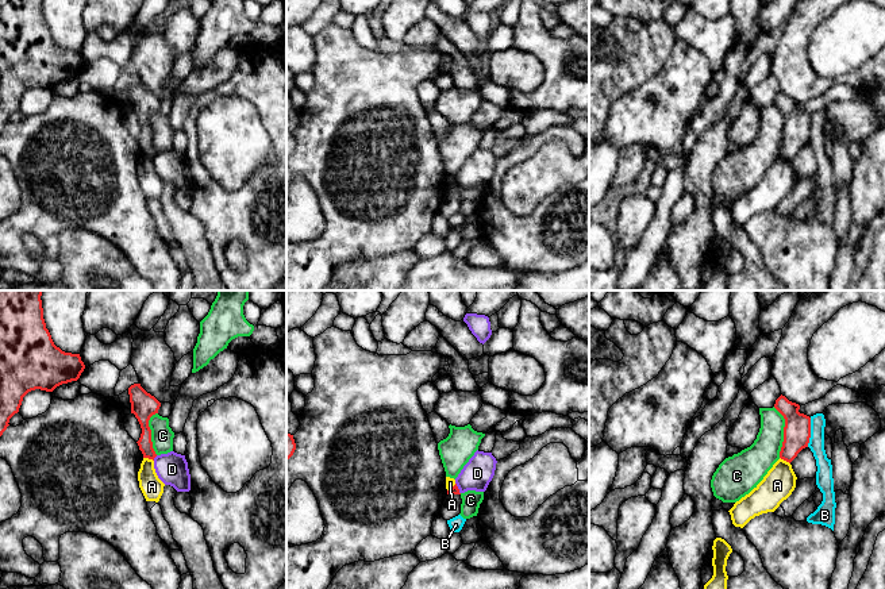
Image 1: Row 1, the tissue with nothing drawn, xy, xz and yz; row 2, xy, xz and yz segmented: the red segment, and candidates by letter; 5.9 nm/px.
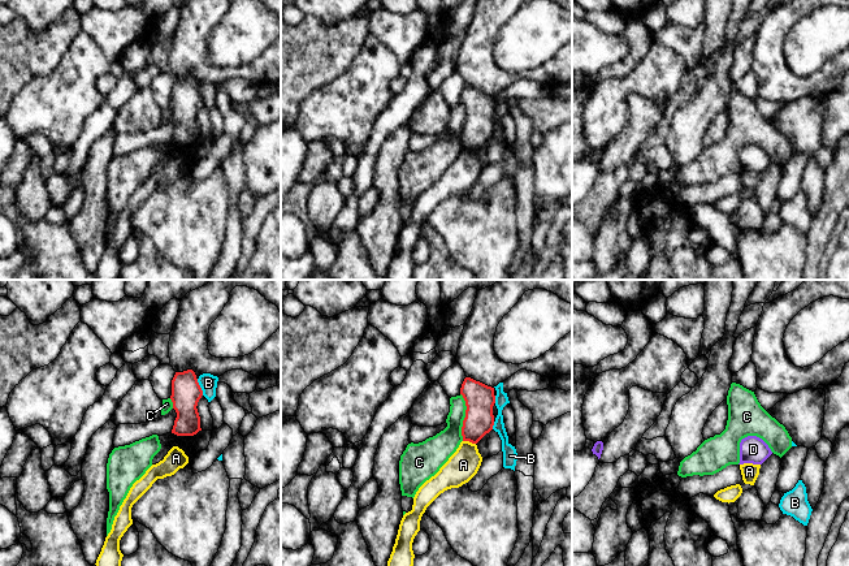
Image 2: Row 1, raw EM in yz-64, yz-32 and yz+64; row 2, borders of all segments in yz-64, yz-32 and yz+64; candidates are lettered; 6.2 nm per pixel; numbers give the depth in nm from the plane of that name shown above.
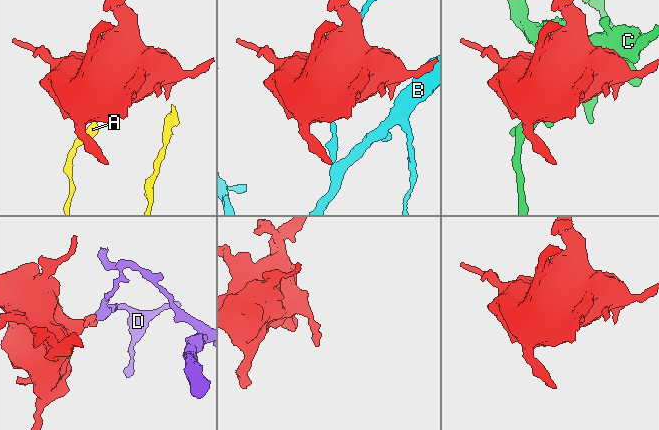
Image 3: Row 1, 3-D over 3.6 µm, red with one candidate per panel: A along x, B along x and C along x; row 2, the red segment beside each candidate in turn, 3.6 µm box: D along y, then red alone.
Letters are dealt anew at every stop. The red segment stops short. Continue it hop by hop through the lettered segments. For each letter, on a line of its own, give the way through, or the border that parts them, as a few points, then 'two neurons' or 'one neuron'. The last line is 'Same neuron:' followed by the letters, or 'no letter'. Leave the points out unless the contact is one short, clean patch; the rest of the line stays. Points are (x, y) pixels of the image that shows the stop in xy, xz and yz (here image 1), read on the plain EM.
A: along xy (143, 154), (153, 158) | two neurons
B: two neurons
C: along yz (773, 104), (784, 116), (784, 138), (780, 154) | two neurons
D: along xy (157, 153), (153, 157) | two neurons
Same neuron: no letter

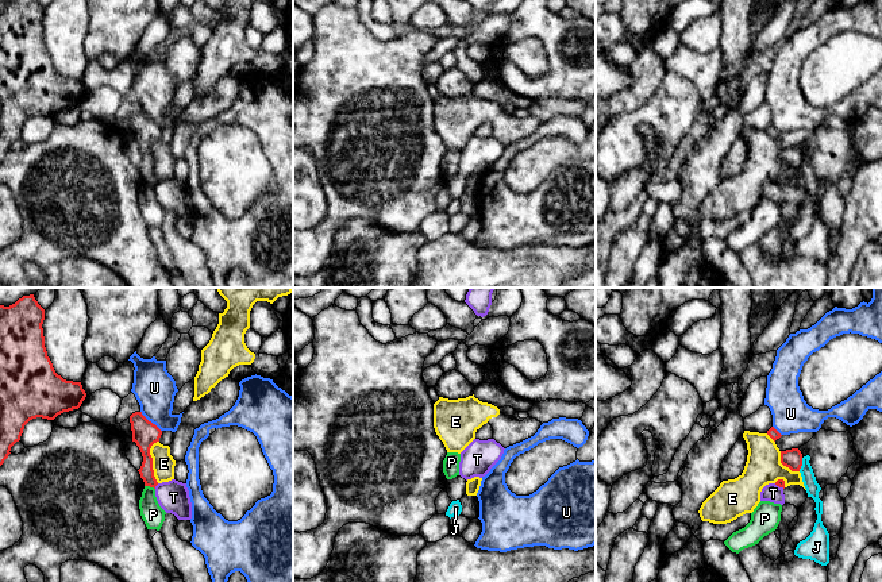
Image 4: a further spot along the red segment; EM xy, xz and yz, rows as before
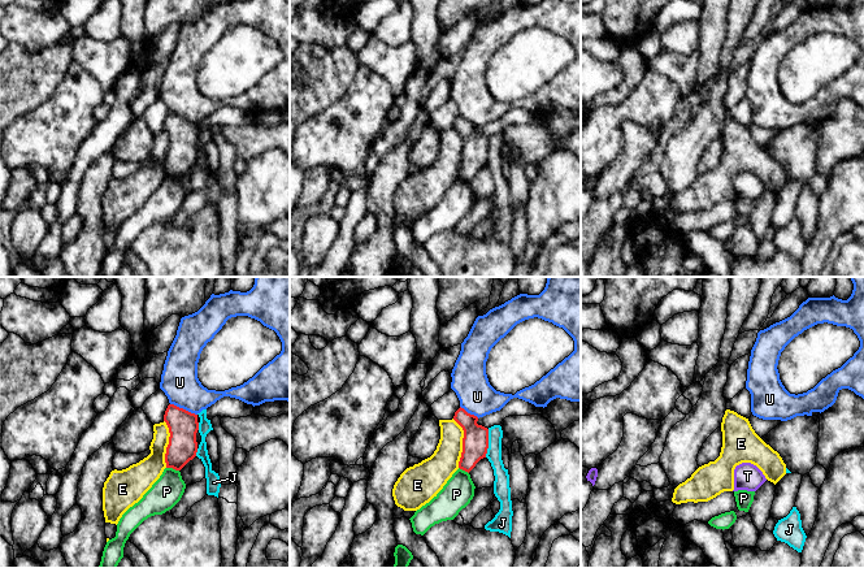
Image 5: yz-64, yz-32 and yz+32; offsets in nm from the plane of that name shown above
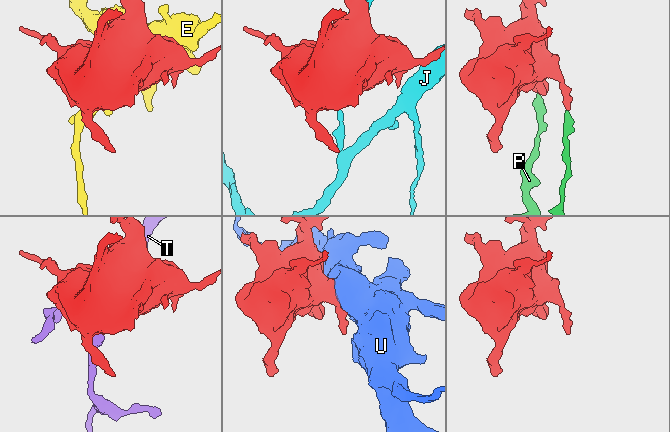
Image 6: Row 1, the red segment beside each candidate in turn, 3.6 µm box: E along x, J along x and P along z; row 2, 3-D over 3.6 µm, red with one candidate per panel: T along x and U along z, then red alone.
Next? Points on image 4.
E: along xy (157, 138), (150, 146), (150, 154), (153, 173), (158, 180) | two neurons
J: two neurons
P: along xy (145, 182), (154, 187) | two neurons
T: along xy (158, 181), (154, 185) | two neurons
U: two neurons
Same neuron: no letter

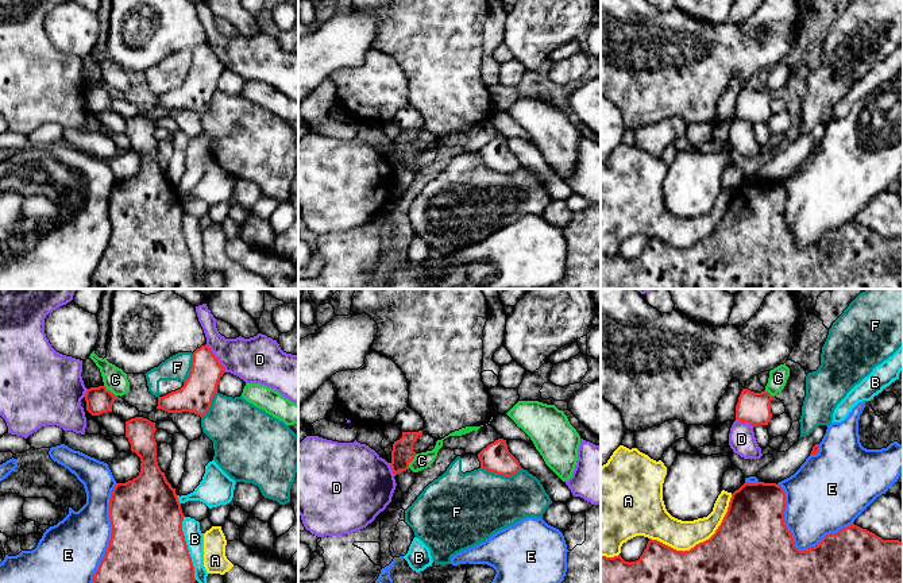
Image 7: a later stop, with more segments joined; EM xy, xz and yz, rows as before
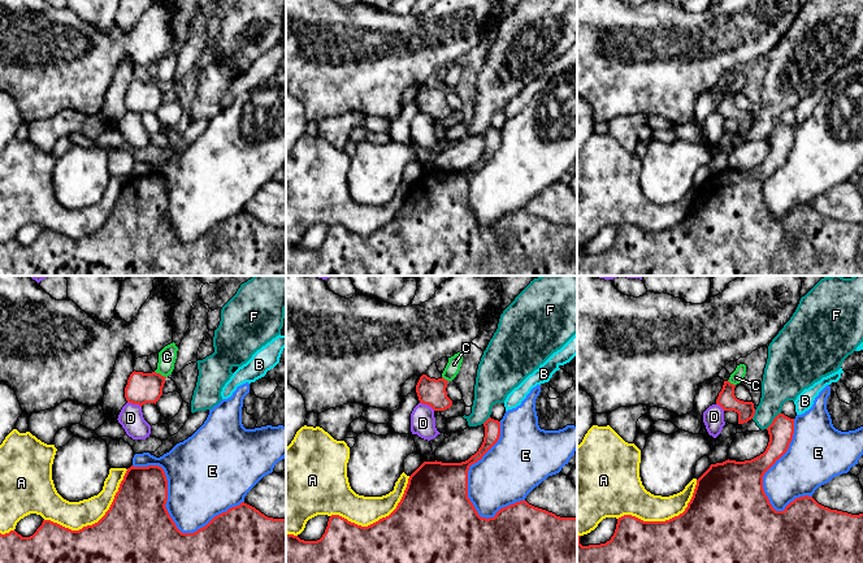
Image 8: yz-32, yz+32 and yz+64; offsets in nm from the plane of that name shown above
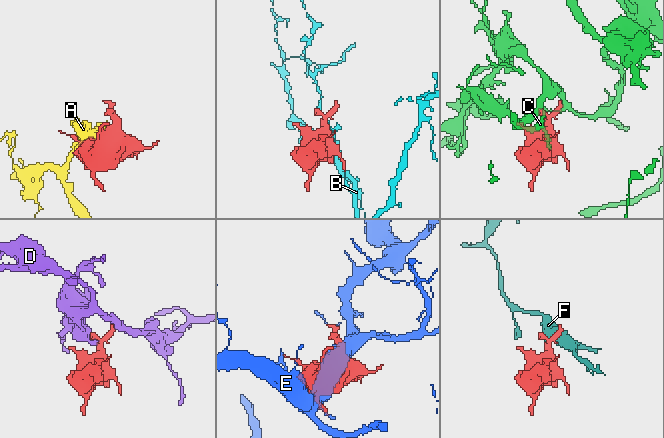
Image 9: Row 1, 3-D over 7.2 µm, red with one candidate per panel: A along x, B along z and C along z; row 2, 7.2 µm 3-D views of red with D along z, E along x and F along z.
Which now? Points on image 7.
A: two neurons
B: two neurons
C: two neurons
D: two neurons
E: two neurons
F: two neurons
Same neuron: no letter

